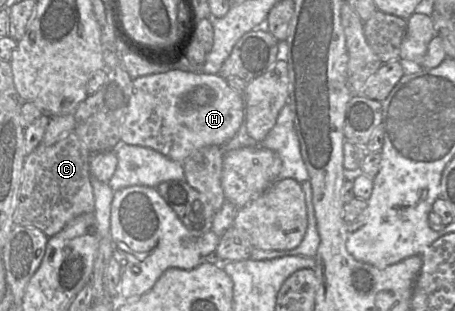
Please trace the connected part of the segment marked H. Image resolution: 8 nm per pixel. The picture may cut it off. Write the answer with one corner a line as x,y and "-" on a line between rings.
174,69
133,79
128,107
120,127
122,142
152,148
176,162
184,162
194,151
209,145
223,146
244,122
245,103
240,93
218,74

